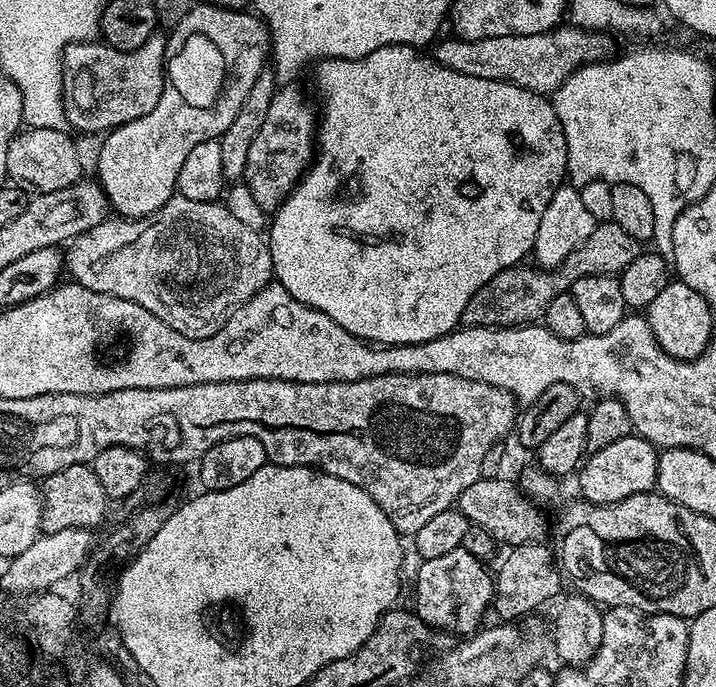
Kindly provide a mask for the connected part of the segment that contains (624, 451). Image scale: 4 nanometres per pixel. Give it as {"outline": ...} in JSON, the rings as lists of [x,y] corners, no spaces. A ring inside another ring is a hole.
{"outline":[[[635,434],[621,438],[619,442],[610,442],[610,446],[602,446],[602,450],[587,457],[579,469],[579,495],[589,504],[613,504],[634,494],[653,491],[656,488],[657,455],[655,444]]]}

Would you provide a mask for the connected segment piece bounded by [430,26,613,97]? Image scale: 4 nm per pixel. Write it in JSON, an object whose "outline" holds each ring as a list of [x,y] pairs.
{"outline":[[[557,26],[550,32],[542,34],[522,34],[521,36],[499,36],[498,38],[482,38],[481,40],[466,40],[451,38],[440,40],[430,49],[432,59],[450,70],[458,70],[458,74],[470,74],[470,78],[490,78],[498,82],[510,82],[514,86],[522,86],[522,90],[537,92],[539,96],[551,97],[572,74],[585,64],[598,64],[613,55],[613,37],[608,32],[585,30],[575,26]]]}

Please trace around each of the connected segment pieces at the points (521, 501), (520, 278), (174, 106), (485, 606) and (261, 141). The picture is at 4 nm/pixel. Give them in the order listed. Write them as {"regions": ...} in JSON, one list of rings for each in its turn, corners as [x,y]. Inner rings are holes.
{"regions":[[[[506,476],[498,479],[479,478],[471,483],[459,496],[456,508],[469,523],[489,530],[497,543],[507,547],[522,544],[543,543],[550,532],[549,521],[546,522],[541,510],[528,498],[519,485]]],[[[614,222],[597,223],[594,234],[586,238],[586,242],[582,242],[582,246],[578,246],[578,250],[574,250],[574,254],[570,254],[570,258],[566,258],[558,268],[541,270],[536,266],[517,266],[494,274],[494,278],[490,278],[490,282],[486,282],[486,286],[466,302],[463,323],[469,328],[520,328],[523,324],[543,321],[546,306],[550,306],[558,294],[569,291],[578,278],[616,276],[626,270],[641,251],[641,241],[630,238],[622,226]]],[[[197,3],[165,41],[165,83],[158,105],[149,115],[111,129],[104,137],[96,162],[97,181],[111,209],[123,219],[145,219],[175,195],[177,178],[186,157],[204,141],[219,139],[246,100],[258,74],[265,71],[271,51],[271,33],[255,13],[243,9]]],[[[459,547],[438,558],[421,559],[418,565],[414,605],[416,615],[434,630],[440,631],[441,628],[444,632],[457,632],[460,638],[473,635],[485,623],[484,615],[490,612],[492,603],[494,576],[484,569],[487,568],[485,561],[474,558],[474,554],[466,554],[466,550]]],[[[284,86],[270,102],[270,114],[258,130],[258,138],[250,146],[250,158],[246,160],[243,183],[254,194],[258,206],[266,214],[275,213],[304,179],[318,151],[318,112],[308,105],[308,100],[296,86]]]]}

